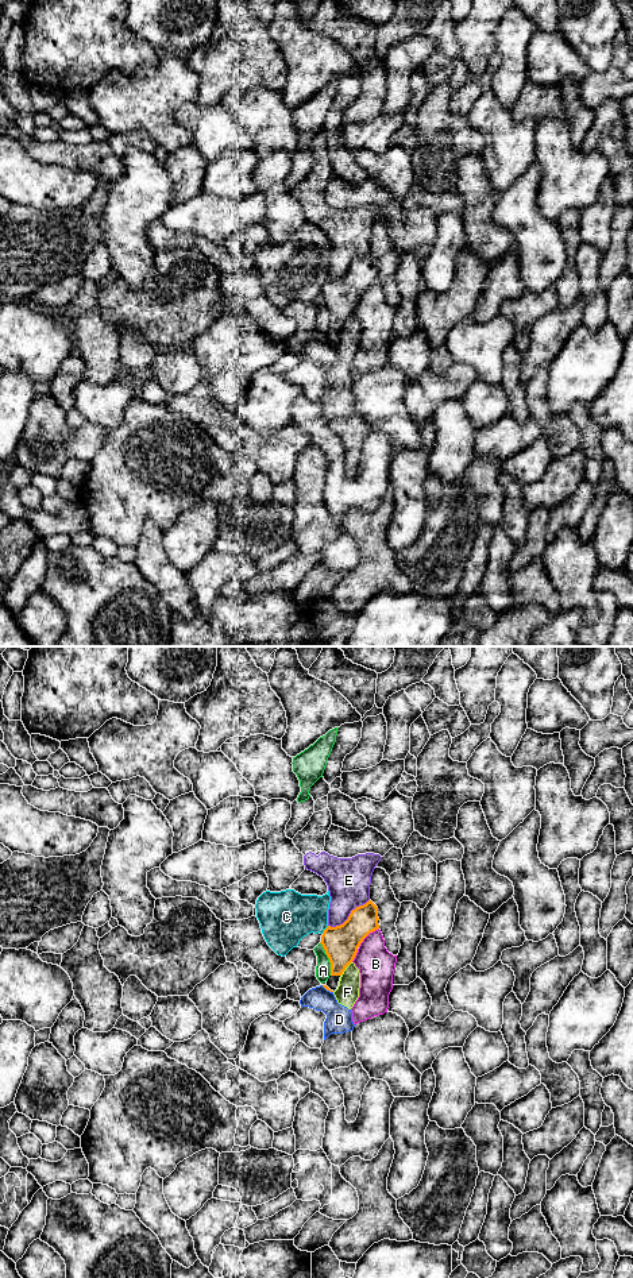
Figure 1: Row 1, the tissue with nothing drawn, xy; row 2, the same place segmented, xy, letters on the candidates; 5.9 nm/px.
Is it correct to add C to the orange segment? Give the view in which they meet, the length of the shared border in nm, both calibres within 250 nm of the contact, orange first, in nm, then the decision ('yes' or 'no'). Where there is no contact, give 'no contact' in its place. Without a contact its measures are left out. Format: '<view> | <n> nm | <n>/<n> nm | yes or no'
xy | 60 nm | 200/320 nm | no

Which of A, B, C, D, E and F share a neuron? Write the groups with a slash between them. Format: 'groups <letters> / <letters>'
groups A / B / C / D F / E

